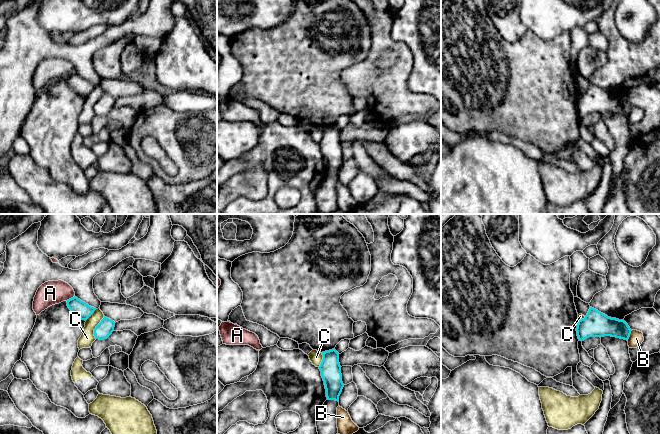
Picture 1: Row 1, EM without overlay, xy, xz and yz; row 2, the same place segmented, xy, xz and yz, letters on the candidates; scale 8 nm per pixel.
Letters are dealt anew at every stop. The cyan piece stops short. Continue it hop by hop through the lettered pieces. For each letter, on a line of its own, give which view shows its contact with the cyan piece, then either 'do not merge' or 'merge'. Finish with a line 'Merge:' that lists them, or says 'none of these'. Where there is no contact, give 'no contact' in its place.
A: contact in xy; do not merge
B: contact in yz; do not merge
C: contact in xy; do not merge
Merge: none of these

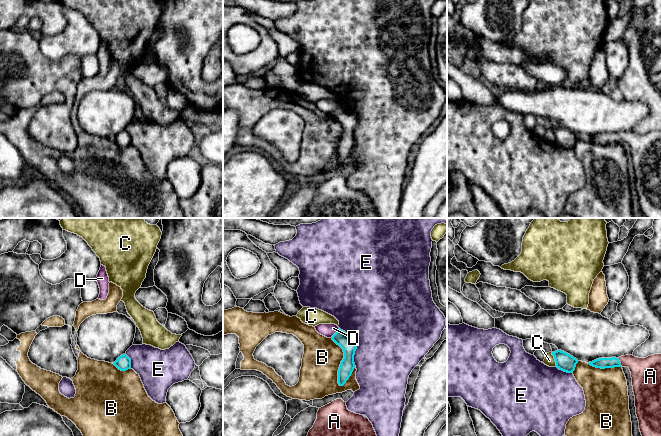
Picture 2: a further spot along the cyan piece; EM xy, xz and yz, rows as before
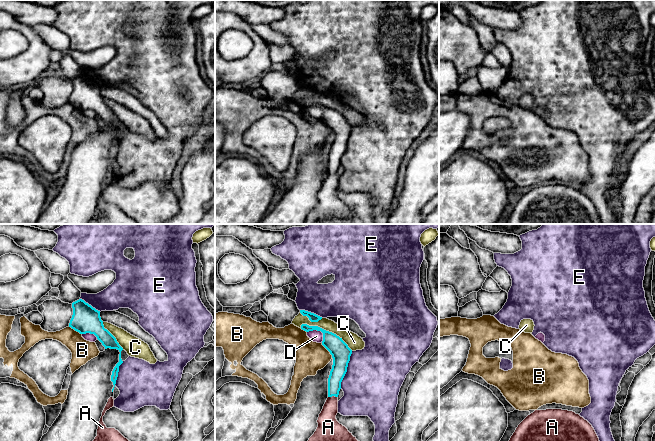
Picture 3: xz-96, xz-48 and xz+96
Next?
A: contact in yz; merge
B: contact in xz; do not merge
C: contact in yz; do not merge
D: contact in xz; do not merge
E: contact in xz; do not merge
Merge: A

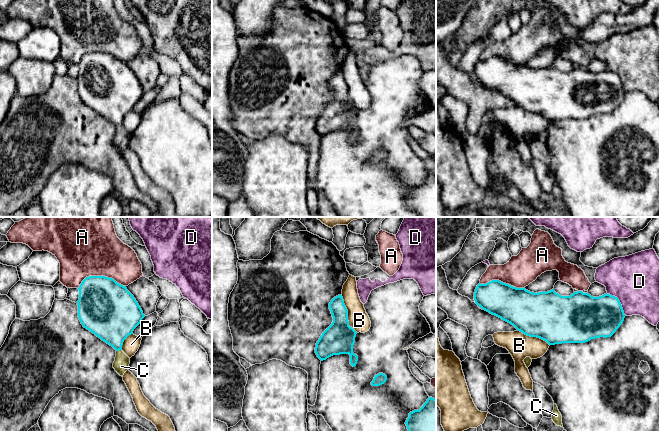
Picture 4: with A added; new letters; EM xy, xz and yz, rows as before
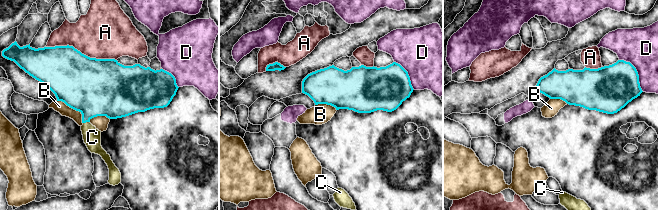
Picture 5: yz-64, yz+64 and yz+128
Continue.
A: contact in xy; do not merge
B: contact in xz; do not merge
C: contact in xy; merge
D: contact in yz; do not merge
Merge: C

